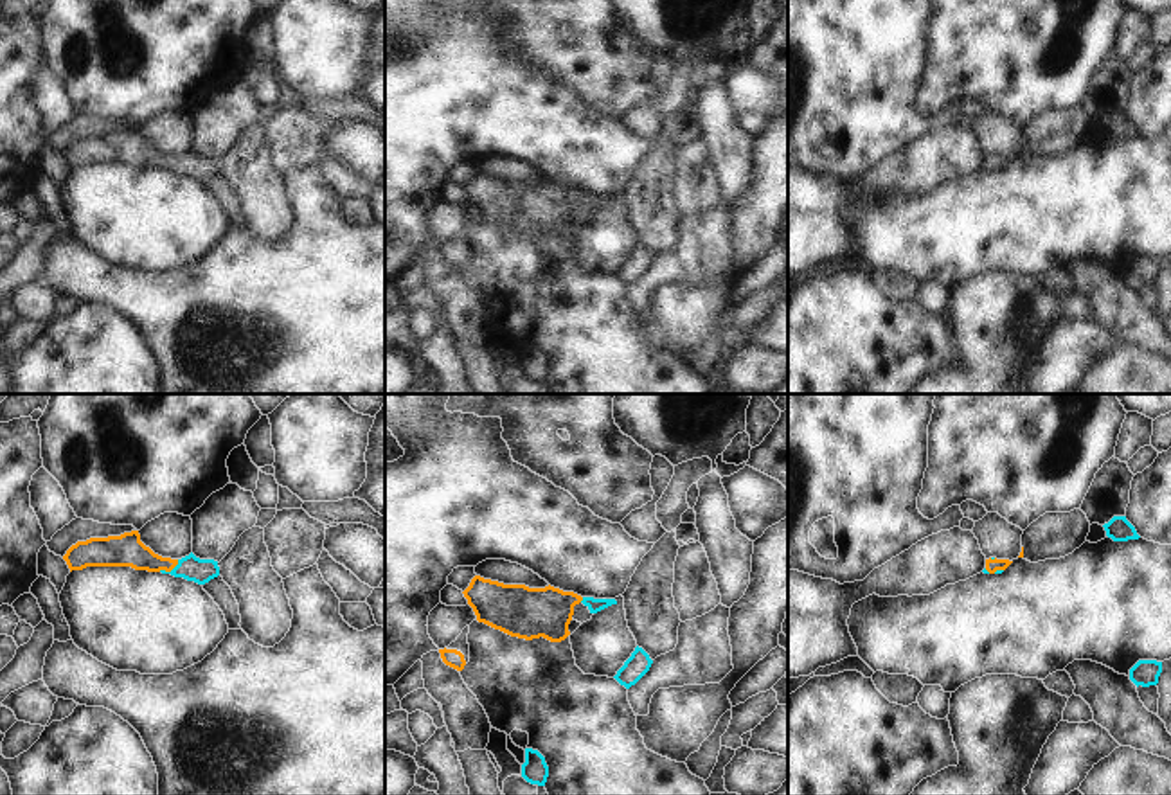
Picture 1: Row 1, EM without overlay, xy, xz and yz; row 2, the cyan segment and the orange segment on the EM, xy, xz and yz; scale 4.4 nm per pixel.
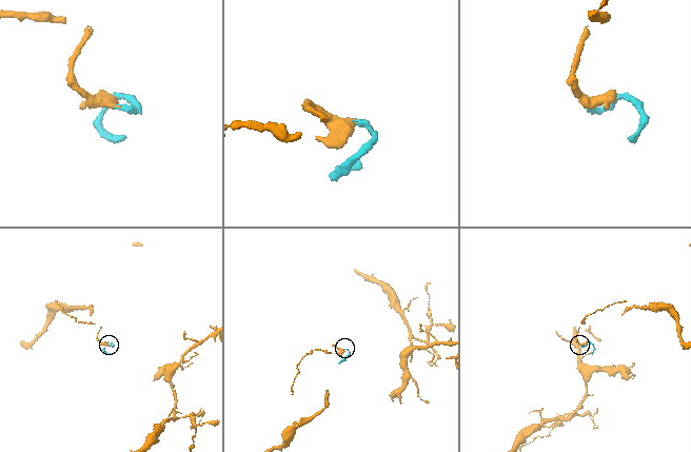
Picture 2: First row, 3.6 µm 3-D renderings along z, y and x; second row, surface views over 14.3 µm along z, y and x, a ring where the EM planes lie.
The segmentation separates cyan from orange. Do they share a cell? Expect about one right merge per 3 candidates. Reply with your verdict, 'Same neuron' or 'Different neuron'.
Same neuron

